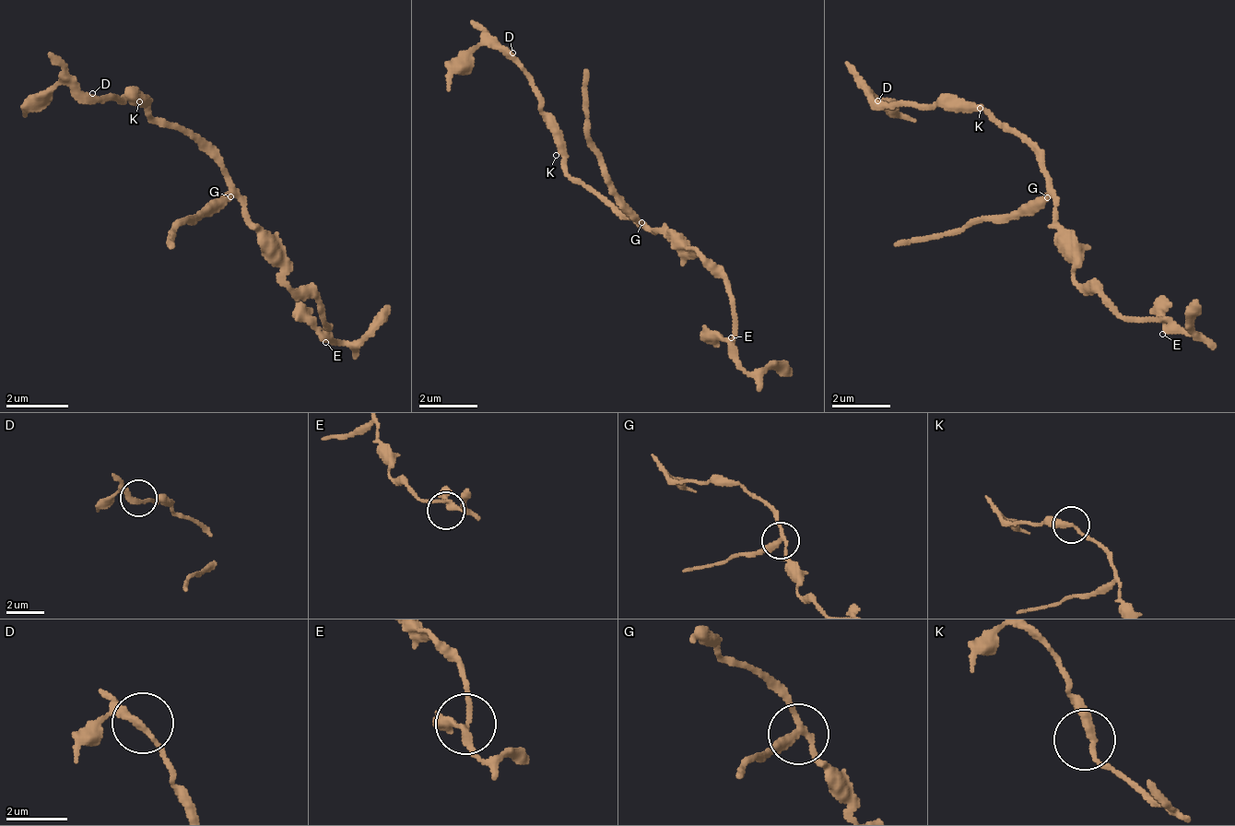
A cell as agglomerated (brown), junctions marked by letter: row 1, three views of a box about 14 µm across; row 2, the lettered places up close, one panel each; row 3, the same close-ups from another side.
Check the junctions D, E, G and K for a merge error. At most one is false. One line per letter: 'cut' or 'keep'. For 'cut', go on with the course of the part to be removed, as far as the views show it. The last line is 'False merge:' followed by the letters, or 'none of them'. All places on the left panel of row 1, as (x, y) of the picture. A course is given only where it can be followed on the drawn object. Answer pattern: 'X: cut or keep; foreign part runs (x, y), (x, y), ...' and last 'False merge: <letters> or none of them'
D: keep
E: keep
G: cut; foreign part runs (232, 194), (170, 233), (170, 249)
K: keep
False merge: G

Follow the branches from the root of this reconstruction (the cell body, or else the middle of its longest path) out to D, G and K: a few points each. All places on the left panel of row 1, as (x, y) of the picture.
D: (225, 171), (185, 133), (178, 133), (170, 124), (162, 124), (139, 101), (100, 101), (92, 93)
G: (225, 171), (225, 186), (232, 194)
K: (225, 171), (185, 133), (178, 133), (170, 124), (162, 124), (139, 101)

